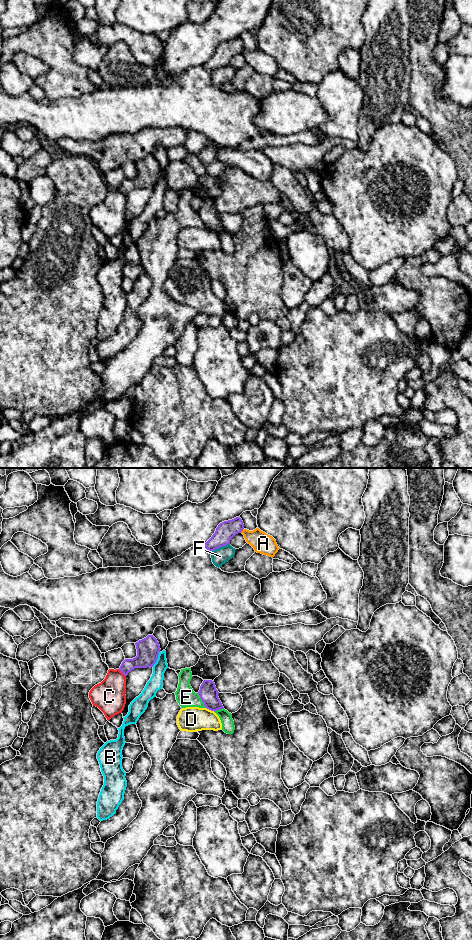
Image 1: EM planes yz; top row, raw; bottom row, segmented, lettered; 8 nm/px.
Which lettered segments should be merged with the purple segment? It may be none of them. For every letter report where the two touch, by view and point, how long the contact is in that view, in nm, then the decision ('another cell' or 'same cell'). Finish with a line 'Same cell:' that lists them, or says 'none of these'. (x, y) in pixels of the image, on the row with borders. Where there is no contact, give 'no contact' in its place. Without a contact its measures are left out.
A: yz (242, 530) | 50 nm | another cell
B: yz (157, 658) | 140 nm | another cell
C: yz (122, 672) | 90 nm | another cell
D: yz (210, 709) | 80 nm | another cell
E: yz (201, 699) | 140 nm | another cell
F: yz (220, 546) | 170 nm | another cell
Same cell: none of these

